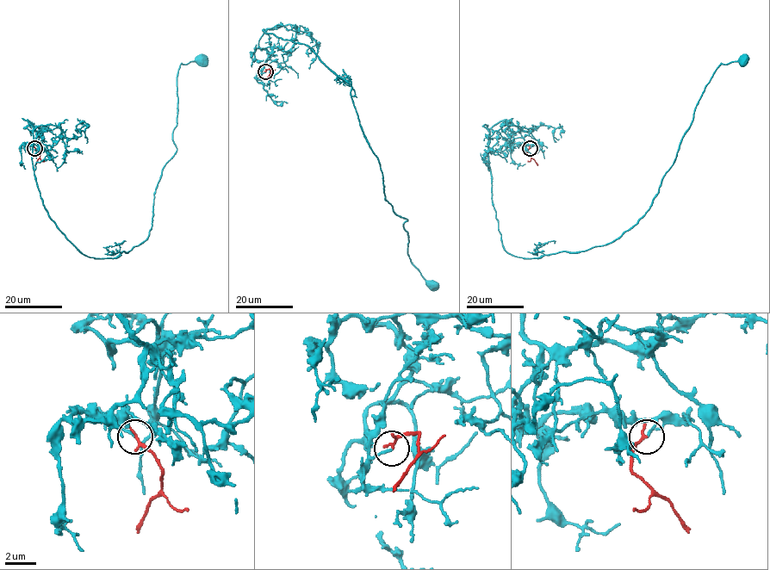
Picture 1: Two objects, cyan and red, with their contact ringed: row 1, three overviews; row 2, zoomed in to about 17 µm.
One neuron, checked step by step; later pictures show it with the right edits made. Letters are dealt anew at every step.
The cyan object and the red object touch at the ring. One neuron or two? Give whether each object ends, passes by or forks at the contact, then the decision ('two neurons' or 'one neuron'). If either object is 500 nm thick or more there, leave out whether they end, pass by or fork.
cyan ends there; red passes by; one neuron

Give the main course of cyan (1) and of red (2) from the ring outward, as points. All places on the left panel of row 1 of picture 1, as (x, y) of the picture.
1: (34, 148), (27, 120), (49, 218), (80, 252), (116, 258), (151, 229), (176, 150), (178, 70), (203, 60)
2: (34, 148), (40, 154), (34, 165)

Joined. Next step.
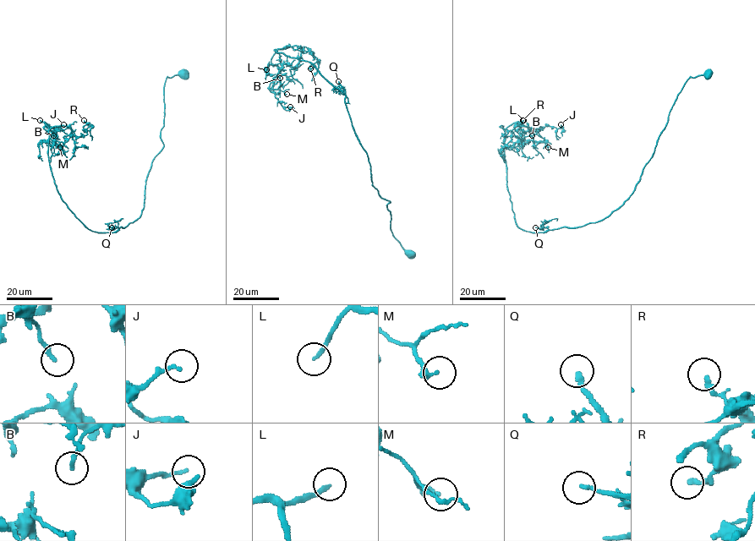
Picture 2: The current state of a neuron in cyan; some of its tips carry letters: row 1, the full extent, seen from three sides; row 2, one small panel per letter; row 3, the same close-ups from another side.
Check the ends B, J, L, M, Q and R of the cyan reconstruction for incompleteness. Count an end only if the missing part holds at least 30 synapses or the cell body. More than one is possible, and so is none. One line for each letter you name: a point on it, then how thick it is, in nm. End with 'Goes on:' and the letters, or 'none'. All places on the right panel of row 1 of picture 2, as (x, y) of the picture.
Q: Place: (535, 227). Thickness 160 nm
Goes on: Q

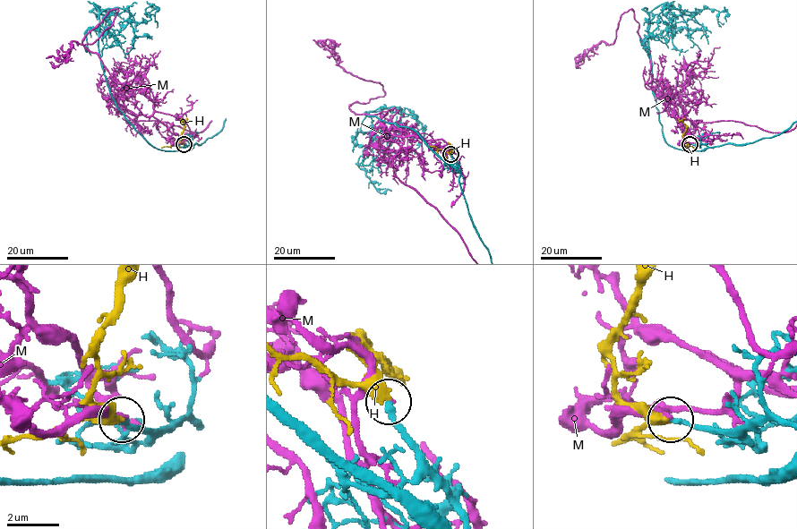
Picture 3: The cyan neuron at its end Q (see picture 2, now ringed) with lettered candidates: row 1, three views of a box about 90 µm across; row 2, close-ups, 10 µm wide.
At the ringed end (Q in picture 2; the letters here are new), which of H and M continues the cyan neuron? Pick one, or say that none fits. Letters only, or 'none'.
H

